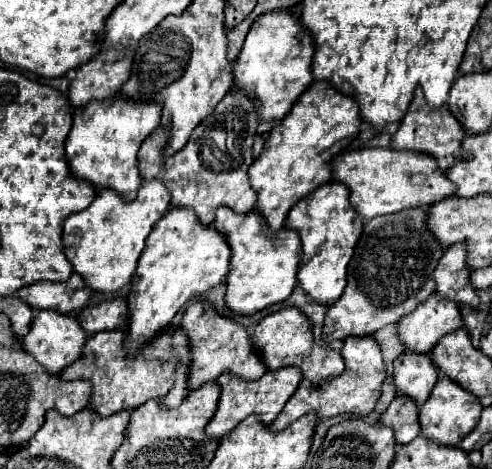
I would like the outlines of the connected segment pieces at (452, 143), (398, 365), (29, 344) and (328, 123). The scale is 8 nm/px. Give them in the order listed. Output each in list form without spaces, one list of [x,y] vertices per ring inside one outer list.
[[[418,87],[404,119],[400,121],[398,131],[392,135],[390,147],[398,149],[398,151],[406,149],[406,151],[416,151],[416,153],[426,153],[438,163],[438,169],[448,171],[452,165],[456,165],[468,157],[466,153],[462,153],[462,139],[464,139],[464,129],[458,125],[458,121],[454,121],[452,113],[446,107],[430,109],[424,101],[422,89]]]
[[[402,353],[394,361],[396,391],[410,397],[418,407],[424,405],[436,381],[438,381],[438,371],[428,359],[428,355]]]
[[[38,311],[32,319],[30,331],[26,337],[22,337],[22,349],[38,361],[48,373],[60,373],[64,367],[72,365],[78,359],[78,353],[82,351],[82,345],[86,343],[86,333],[82,331],[80,323],[72,317],[54,313],[54,311]]]
[[[312,83],[298,97],[298,101],[294,103],[294,107],[288,113],[288,117],[284,117],[284,121],[278,123],[278,125],[274,125],[274,129],[270,131],[260,157],[254,159],[252,165],[248,167],[250,185],[252,185],[252,189],[258,195],[254,211],[258,215],[262,215],[262,221],[264,221],[266,229],[278,231],[284,225],[286,215],[292,209],[292,205],[298,203],[308,193],[312,193],[314,189],[318,189],[320,185],[326,183],[326,177],[330,177],[330,173],[326,173],[326,161],[330,161],[330,157],[338,155],[358,135],[358,127],[360,127],[358,105],[354,105],[354,101],[350,101],[350,97],[340,95],[338,89],[334,89],[332,85]]]

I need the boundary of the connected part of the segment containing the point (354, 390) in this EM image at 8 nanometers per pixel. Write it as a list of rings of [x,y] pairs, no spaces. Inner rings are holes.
[[[348,337],[342,345],[342,359],[344,359],[344,373],[324,381],[322,385],[310,385],[310,381],[302,379],[296,393],[288,399],[286,407],[280,411],[280,415],[268,425],[268,429],[286,429],[290,423],[300,419],[302,415],[314,411],[318,421],[332,419],[336,415],[354,415],[354,417],[366,417],[372,413],[378,397],[380,387],[386,377],[386,369],[382,363],[382,355],[378,349],[378,343],[372,337]]]

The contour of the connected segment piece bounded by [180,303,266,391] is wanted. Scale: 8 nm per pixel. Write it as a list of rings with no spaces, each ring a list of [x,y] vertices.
[[[192,303],[184,313],[180,329],[188,337],[188,351],[192,359],[188,367],[190,391],[200,389],[208,381],[216,381],[222,373],[232,373],[244,381],[256,381],[266,373],[266,369],[262,369],[262,361],[258,361],[258,357],[254,357],[254,349],[250,349],[248,331],[242,325],[214,313],[208,303]]]

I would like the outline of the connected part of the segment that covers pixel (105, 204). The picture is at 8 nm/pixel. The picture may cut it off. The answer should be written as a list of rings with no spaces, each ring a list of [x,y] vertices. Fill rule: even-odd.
[[[160,181],[142,185],[138,197],[130,205],[126,205],[118,195],[110,193],[110,189],[102,189],[102,193],[96,193],[90,207],[70,215],[64,221],[64,255],[74,271],[84,279],[86,287],[90,287],[94,293],[116,293],[130,283],[146,237],[168,209],[170,193],[166,193],[166,187]]]

